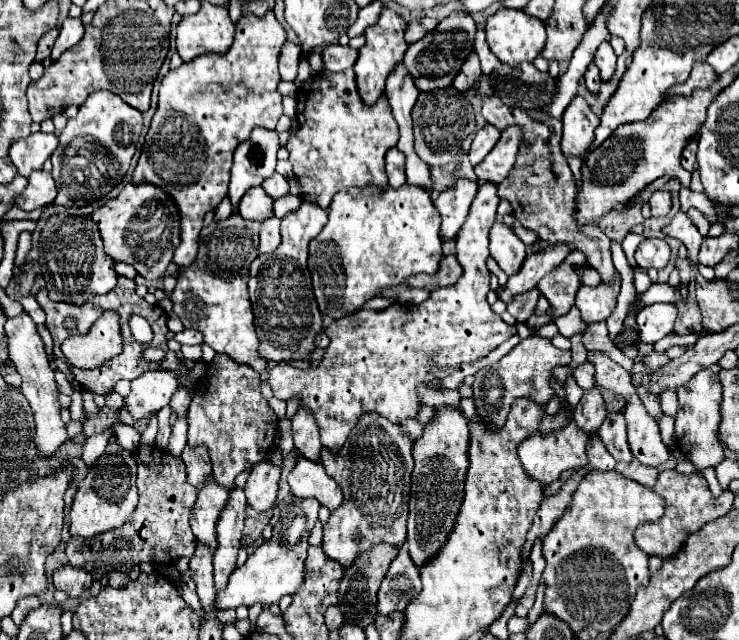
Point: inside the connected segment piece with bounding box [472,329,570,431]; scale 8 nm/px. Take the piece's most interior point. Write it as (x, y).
(525, 372)

